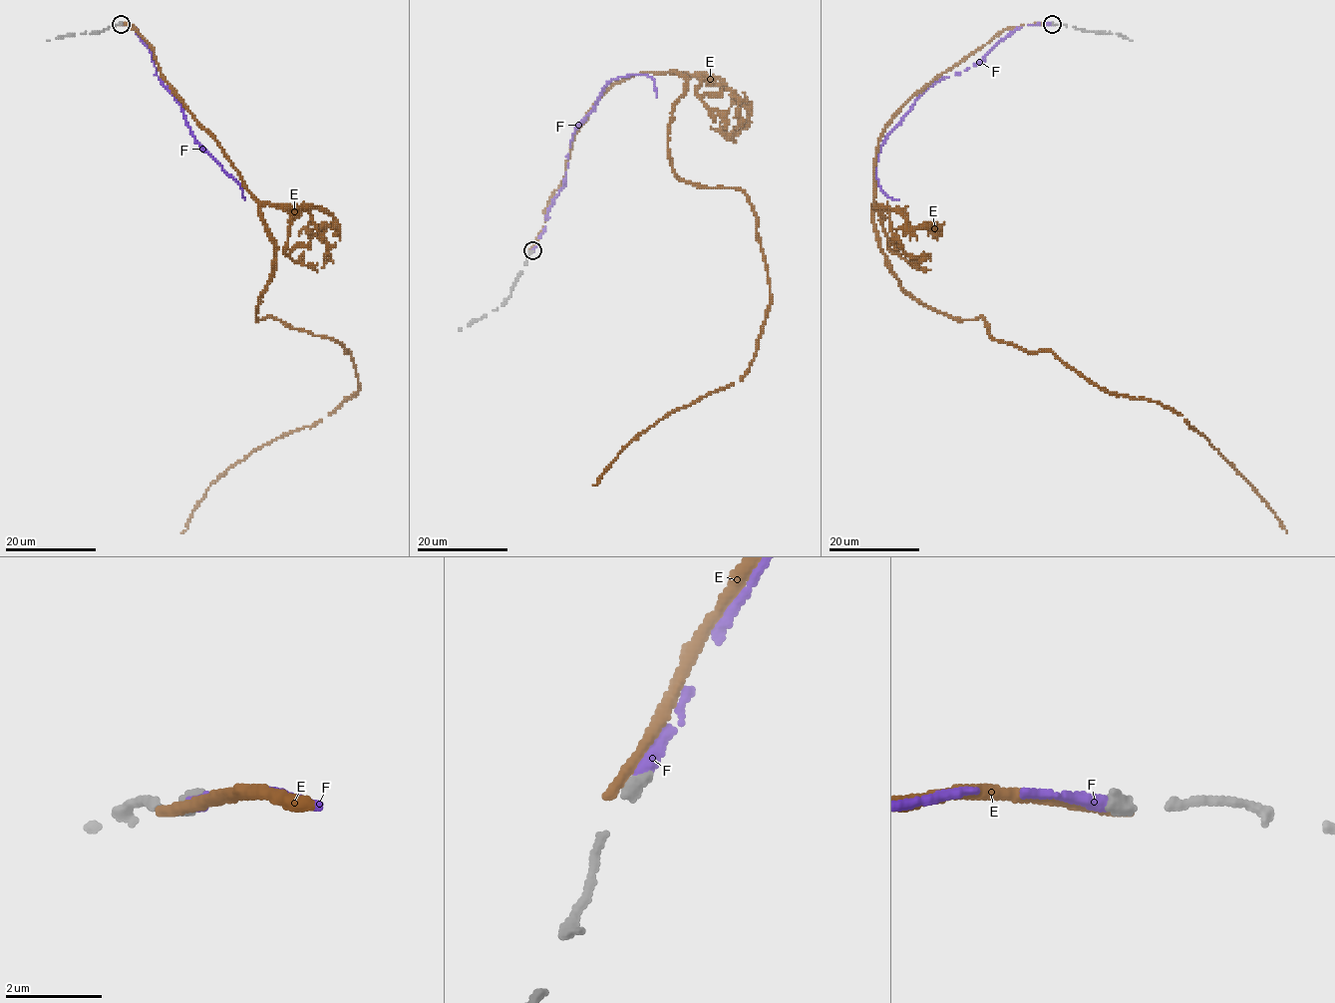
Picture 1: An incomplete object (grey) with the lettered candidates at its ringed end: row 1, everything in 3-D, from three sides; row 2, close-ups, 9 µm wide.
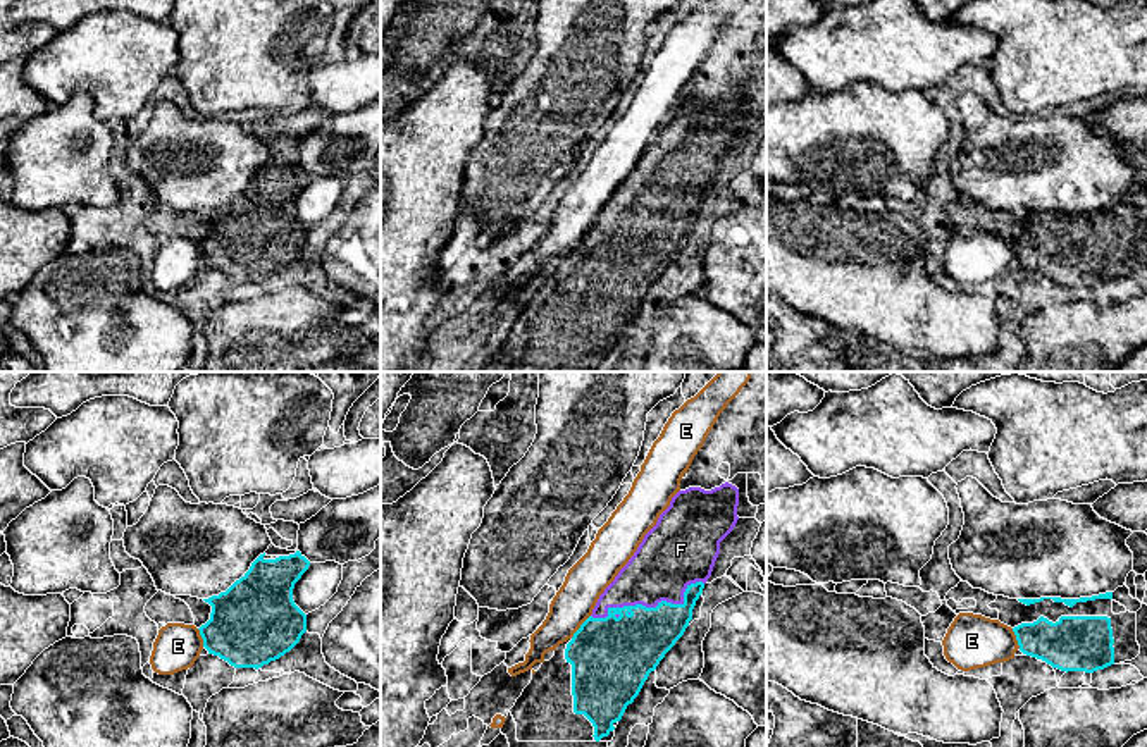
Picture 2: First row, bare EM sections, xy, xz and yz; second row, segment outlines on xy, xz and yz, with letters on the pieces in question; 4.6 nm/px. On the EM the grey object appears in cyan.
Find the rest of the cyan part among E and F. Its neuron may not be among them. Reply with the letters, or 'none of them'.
F

